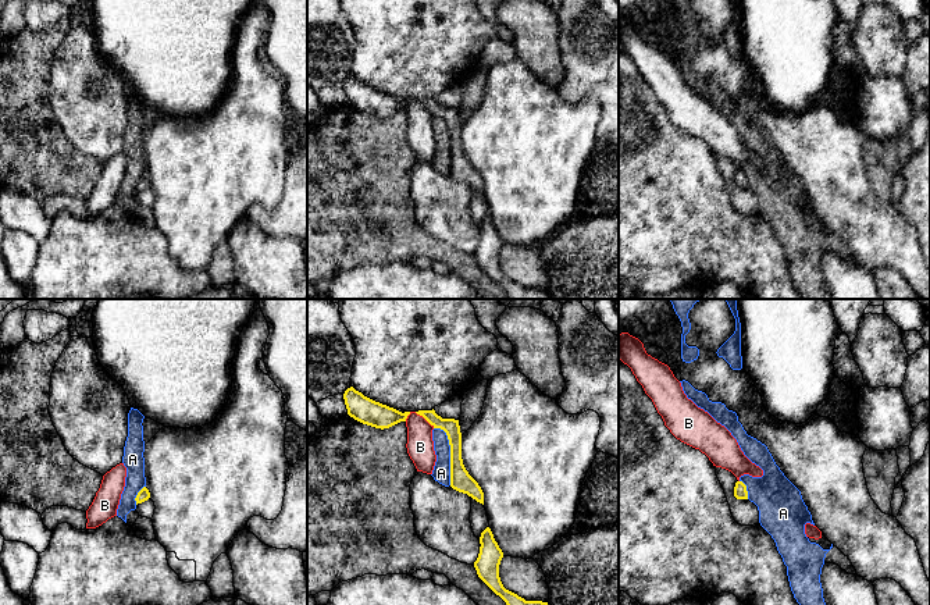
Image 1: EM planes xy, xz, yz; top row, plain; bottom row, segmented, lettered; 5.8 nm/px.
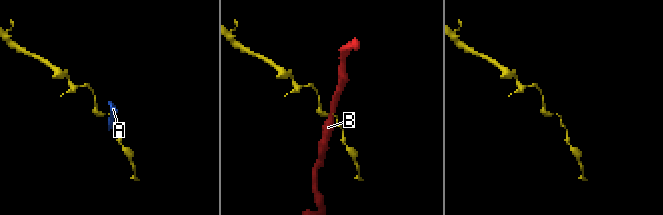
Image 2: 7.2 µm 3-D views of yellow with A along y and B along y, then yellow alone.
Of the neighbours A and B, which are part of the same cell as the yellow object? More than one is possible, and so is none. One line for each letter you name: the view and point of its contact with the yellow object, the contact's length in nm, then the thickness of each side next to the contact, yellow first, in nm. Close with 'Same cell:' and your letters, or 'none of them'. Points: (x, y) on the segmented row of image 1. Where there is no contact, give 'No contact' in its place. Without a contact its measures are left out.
Same cell: none of them

